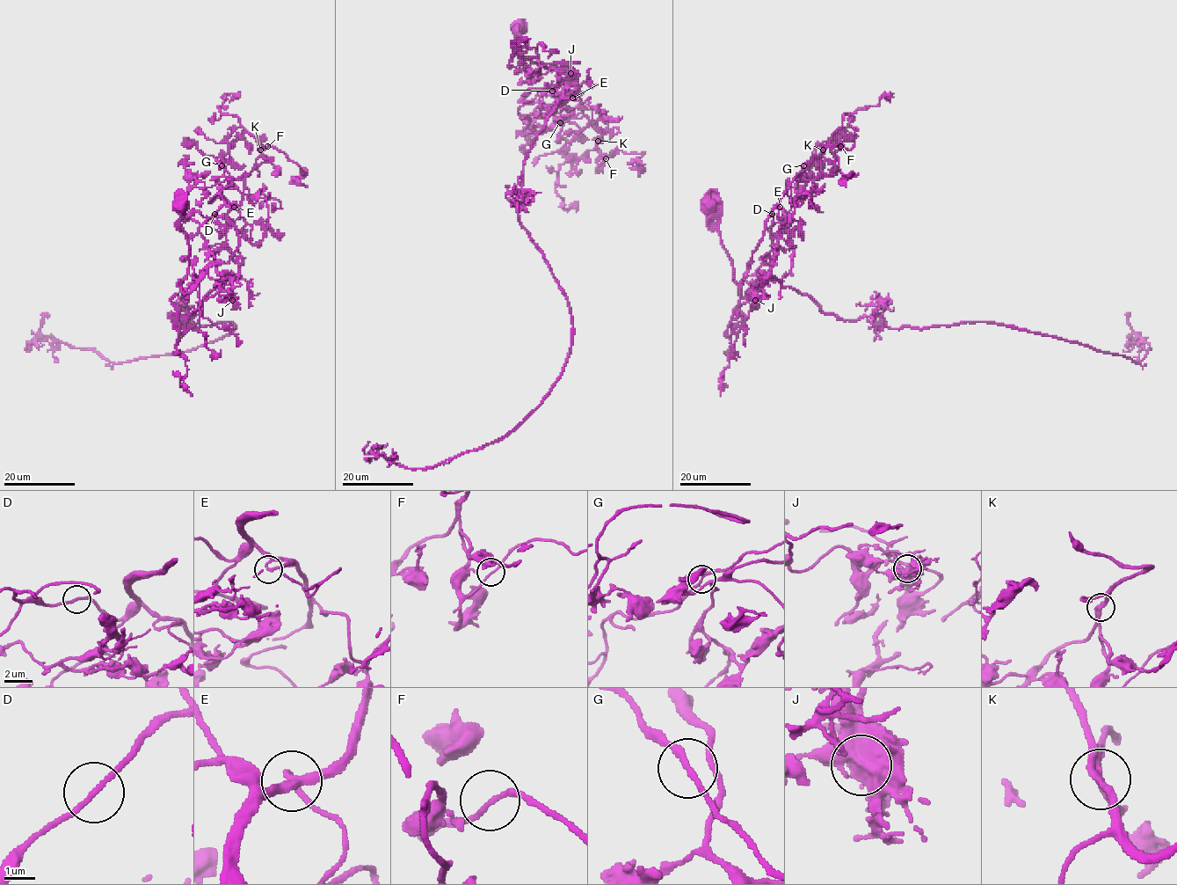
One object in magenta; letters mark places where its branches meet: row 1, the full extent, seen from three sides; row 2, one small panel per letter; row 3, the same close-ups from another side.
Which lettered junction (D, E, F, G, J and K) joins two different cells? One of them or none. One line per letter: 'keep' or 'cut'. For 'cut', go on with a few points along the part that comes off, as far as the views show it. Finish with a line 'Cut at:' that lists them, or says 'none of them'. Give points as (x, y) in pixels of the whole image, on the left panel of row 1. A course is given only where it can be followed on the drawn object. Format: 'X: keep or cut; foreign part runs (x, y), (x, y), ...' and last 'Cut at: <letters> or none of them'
D: keep
E: keep
F: keep
G: keep
J: cut; foreign part runs (232, 300), (227, 278), (183, 317), (180, 328), (234, 325), (184, 352), (119, 363), (44, 337), (31, 350)
K: keep
Cut at: J

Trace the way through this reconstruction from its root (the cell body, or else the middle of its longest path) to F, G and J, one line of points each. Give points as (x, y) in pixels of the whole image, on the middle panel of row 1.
F: (519, 26), (527, 42), (519, 56), (577, 77), (566, 89), (609, 131), (598, 142), (598, 163), (606, 158)
G: (519, 26), (527, 42), (519, 56), (577, 77), (566, 89), (581, 99), (582, 111), (560, 122)
J: (519, 26), (519, 36), (527, 42), (527, 49), (519, 56), (538, 56), (541, 74), (552, 69), (570, 74)

